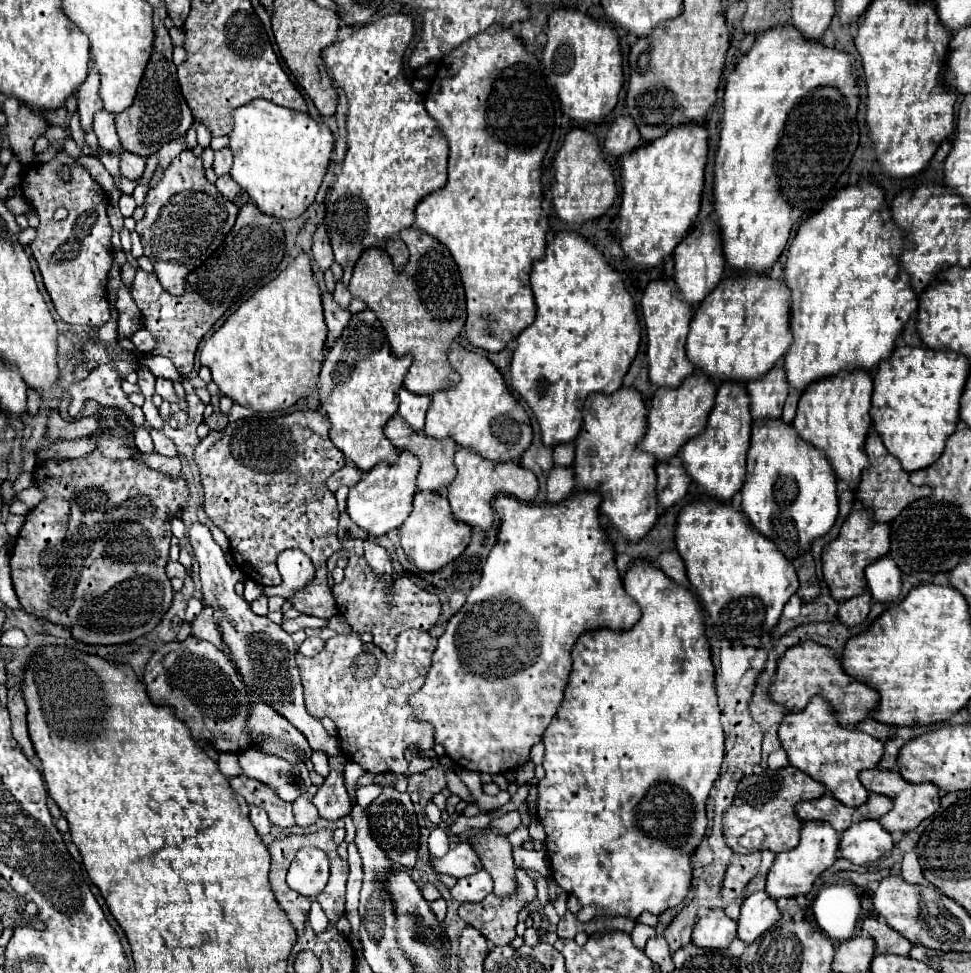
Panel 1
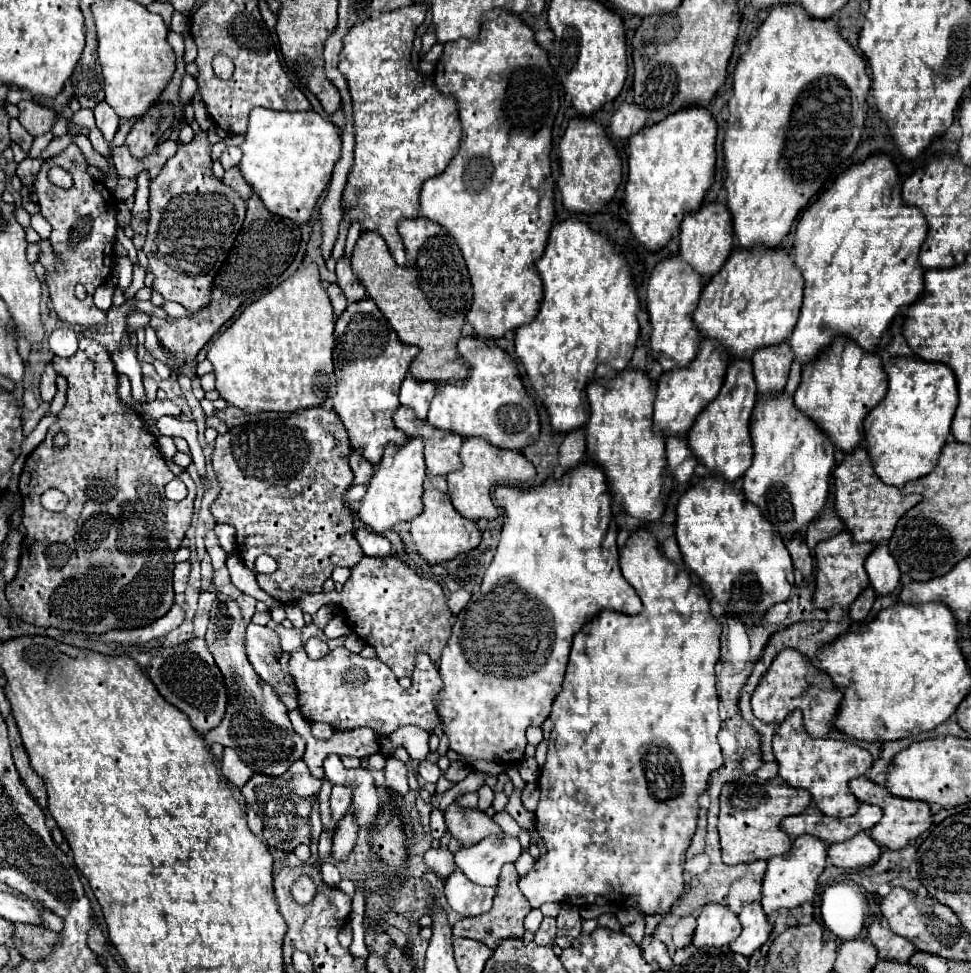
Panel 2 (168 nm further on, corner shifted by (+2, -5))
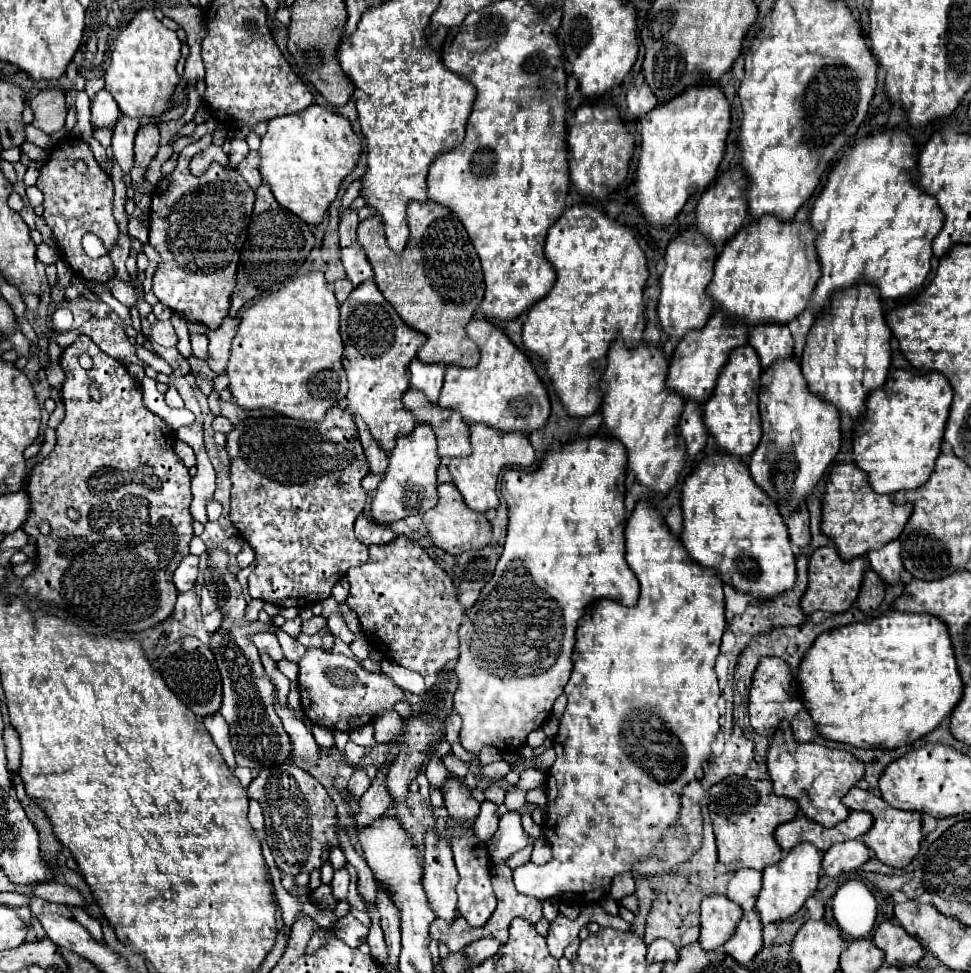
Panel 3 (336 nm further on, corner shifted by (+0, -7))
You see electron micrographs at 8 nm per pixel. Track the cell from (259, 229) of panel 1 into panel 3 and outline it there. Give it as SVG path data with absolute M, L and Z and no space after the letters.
M261 185L255 191L255 209L249 223L249 243L253 245L241 251L243 259L237 267L237 277L235 277L237 285L231 295L229 315L237 315L243 305L265 295L267 291L271 291L271 287L293 277L297 269L303 265L303 261L307 259L309 251L313 249L315 239L313 233L309 231L309 225L299 217L295 217L291 211L283 209L275 201L271 189L267 189L267 185Z

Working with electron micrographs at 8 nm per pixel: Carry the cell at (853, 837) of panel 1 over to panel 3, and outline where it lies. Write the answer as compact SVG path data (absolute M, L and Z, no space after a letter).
M851 839L843 843L835 843L823 855L823 869L829 877L835 877L845 871L859 869L869 861L869 849L861 839Z

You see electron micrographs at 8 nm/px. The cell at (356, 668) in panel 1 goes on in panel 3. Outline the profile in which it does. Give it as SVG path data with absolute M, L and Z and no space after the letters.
M307 649L299 661L299 691L301 709L315 723L333 731L353 731L385 711L391 711L397 703L407 701L403 689L383 671L367 671L359 661L347 655L325 653L323 649Z

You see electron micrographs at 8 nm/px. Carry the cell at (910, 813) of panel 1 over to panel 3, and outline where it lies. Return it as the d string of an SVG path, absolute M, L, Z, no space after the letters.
M851 787L849 793L843 797L843 805L853 811L869 811L875 819L869 833L863 835L863 843L875 851L877 859L891 867L905 867L909 861L917 855L923 833L921 833L921 813L919 811L901 811L891 805L887 805L881 797L873 795L871 791L865 791L861 787Z

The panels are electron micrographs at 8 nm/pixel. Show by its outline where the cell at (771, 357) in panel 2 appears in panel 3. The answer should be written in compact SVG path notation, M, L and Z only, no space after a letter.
M753 329L749 335L749 345L757 351L761 367L769 369L781 359L793 357L793 339L789 329Z

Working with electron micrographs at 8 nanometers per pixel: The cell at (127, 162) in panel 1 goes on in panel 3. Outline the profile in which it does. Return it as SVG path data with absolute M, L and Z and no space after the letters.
M119 117L117 125L113 127L113 141L111 149L115 155L115 163L123 169L123 173L129 173L133 167L133 139L139 129L139 119L131 117Z

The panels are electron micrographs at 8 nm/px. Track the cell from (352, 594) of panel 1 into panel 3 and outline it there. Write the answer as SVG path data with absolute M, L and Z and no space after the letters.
M403 535L389 545L373 545L369 547L367 563L349 569L347 579L351 583L347 605L357 613L363 627L363 635L377 649L389 655L389 661L427 677L459 657L457 631L461 627L463 607L457 603L457 591L453 587L451 577L419 545L411 543Z

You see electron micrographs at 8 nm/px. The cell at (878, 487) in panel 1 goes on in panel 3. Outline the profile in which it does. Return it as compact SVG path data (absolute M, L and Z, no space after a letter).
M835 463L831 467L823 501L821 531L833 539L843 559L867 555L869 551L881 549L897 539L913 511L913 503L897 505L891 495L875 493L867 481L867 473L863 473L855 463Z

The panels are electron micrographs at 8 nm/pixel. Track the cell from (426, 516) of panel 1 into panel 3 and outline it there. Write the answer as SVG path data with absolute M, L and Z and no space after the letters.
M453 483L439 485L437 493L439 493L439 503L433 509L429 509L427 513L423 513L423 523L429 531L433 545L437 545L439 549L443 549L449 555L459 555L459 553L471 551L471 549L483 549L491 539L491 525L489 525L487 517L467 509L467 505L459 497L459 491L455 489Z

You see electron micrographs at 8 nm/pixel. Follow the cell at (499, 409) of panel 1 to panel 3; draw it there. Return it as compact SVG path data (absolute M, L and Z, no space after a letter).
M485 319L471 321L467 325L467 337L479 347L481 361L471 369L447 367L437 405L441 409L453 409L461 413L467 425L483 423L497 431L521 431L527 435L543 429L547 425L551 405L547 391L529 359L509 341L503 331Z

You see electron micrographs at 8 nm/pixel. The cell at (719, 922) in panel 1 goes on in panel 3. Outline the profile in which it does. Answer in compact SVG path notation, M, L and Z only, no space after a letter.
M709 895L701 901L701 937L699 943L705 951L715 951L735 933L741 921L741 907L725 895Z

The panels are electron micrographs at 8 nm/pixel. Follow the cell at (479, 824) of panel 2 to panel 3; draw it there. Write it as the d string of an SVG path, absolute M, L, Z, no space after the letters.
M447 779L443 787L445 809L453 821L473 821L479 815L479 803L471 797L469 787L461 785L457 779Z

